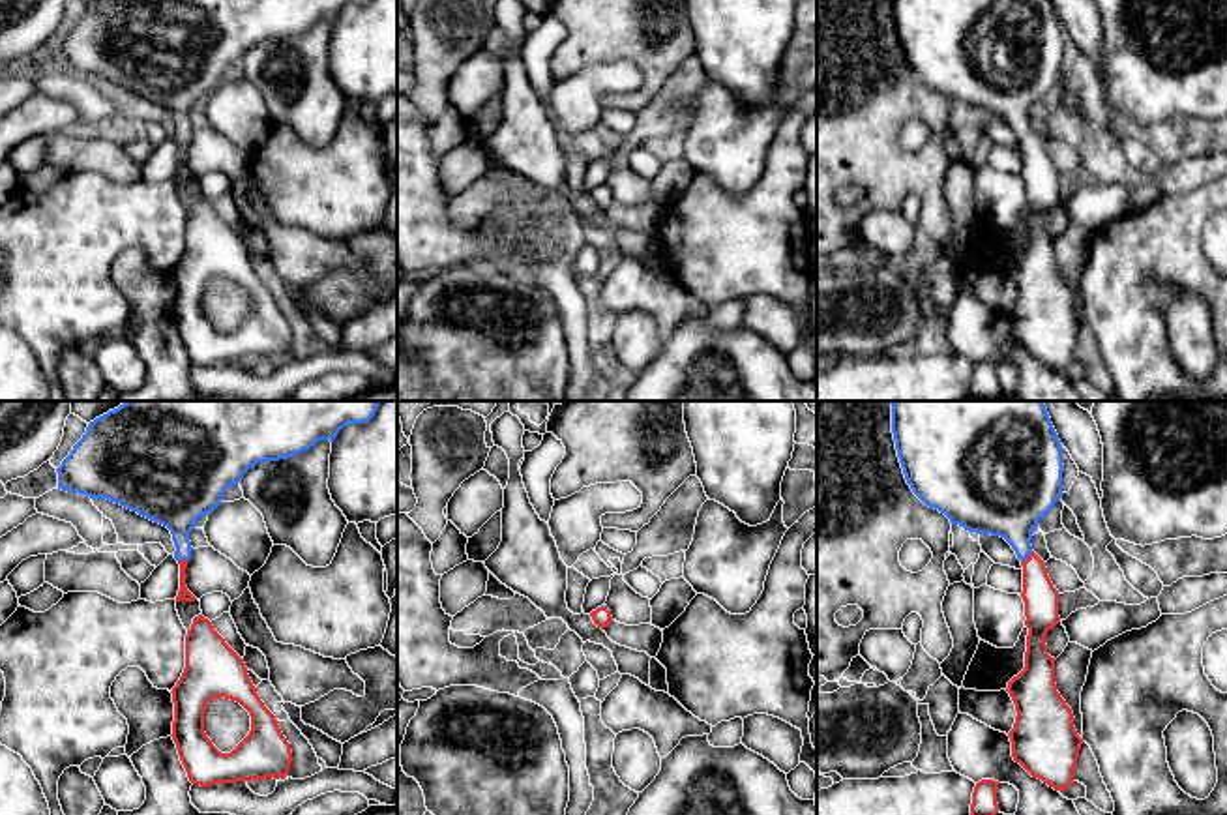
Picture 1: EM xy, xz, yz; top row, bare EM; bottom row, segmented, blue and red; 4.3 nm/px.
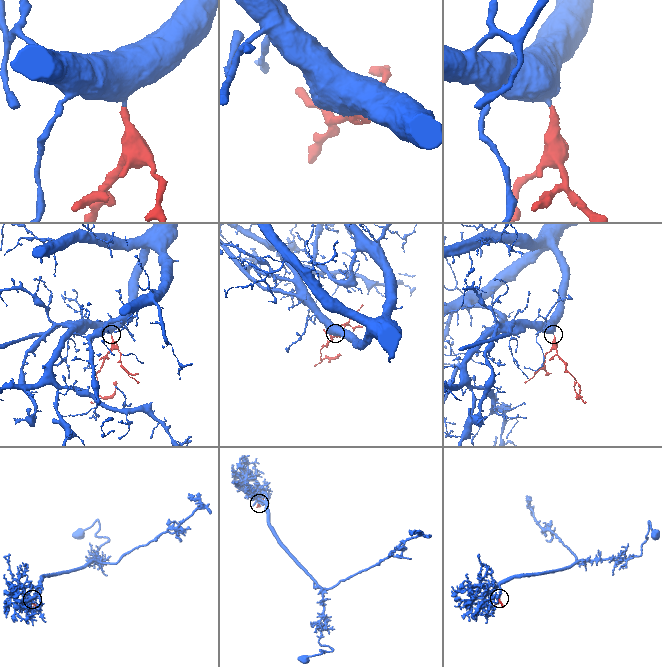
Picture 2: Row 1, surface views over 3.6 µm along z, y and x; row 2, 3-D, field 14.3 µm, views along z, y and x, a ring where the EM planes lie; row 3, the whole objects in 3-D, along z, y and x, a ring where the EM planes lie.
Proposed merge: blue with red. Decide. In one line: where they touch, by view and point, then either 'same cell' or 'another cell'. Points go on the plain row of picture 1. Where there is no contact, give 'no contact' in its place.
contact yz (1027, 137); same cell

